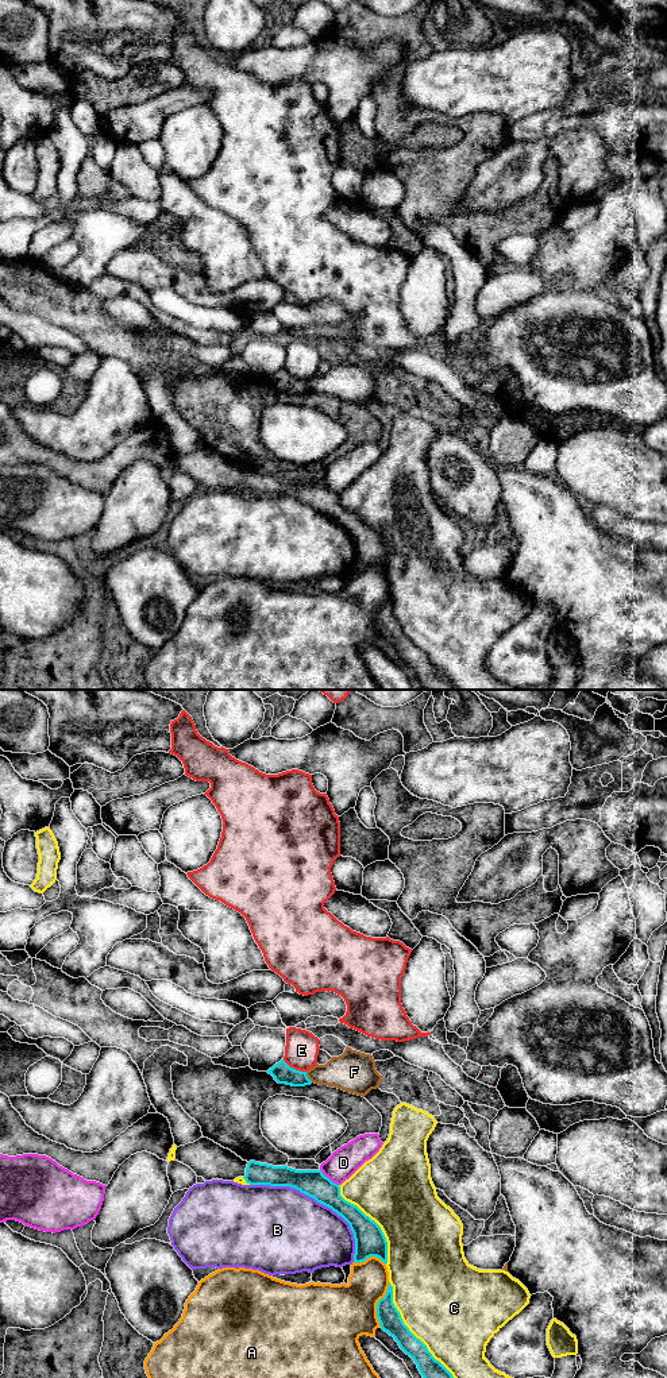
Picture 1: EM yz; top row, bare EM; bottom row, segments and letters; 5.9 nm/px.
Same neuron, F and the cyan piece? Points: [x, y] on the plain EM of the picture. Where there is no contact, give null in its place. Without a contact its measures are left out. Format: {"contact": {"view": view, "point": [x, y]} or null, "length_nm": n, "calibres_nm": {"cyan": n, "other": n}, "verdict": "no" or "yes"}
{"contact": {"view": "yz", "point": [307, 386]}, "length_nm": 80, "calibres_nm": {"cyan": 120, "other": 220}, "verdict": "no"}

